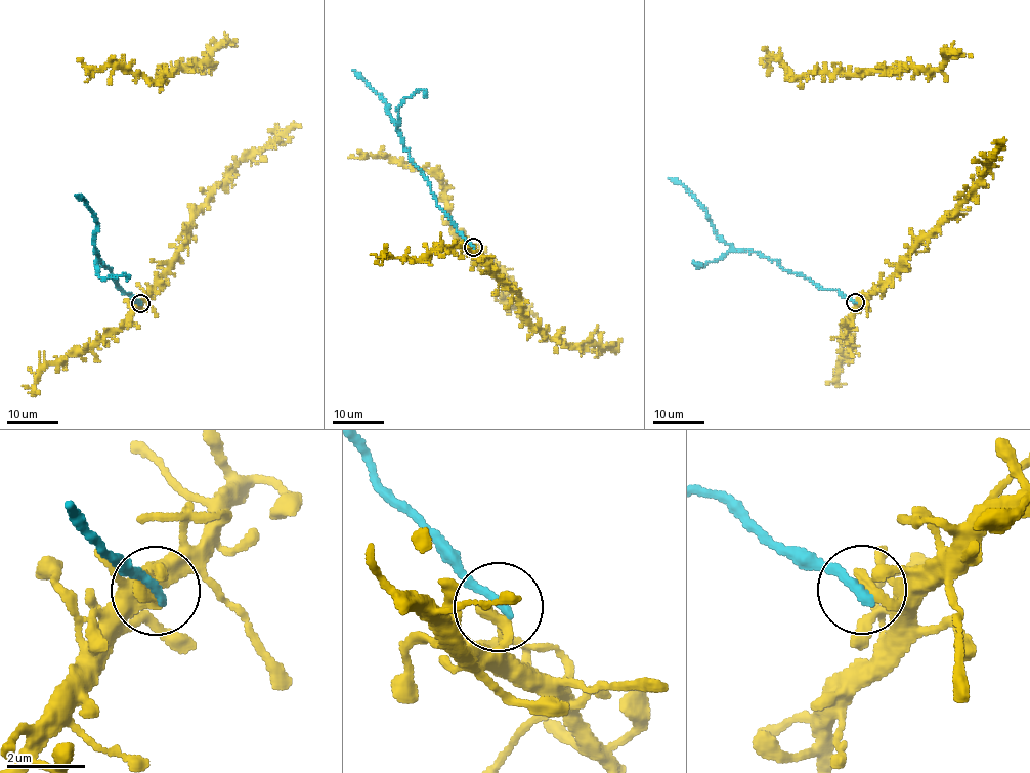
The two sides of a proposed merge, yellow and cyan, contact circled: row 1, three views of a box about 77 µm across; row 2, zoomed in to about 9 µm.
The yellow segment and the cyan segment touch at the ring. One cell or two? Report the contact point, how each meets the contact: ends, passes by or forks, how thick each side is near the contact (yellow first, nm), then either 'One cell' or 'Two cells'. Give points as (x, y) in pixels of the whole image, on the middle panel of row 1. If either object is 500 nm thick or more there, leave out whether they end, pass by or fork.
Place: (473, 247). At the ring yellow ends. At the ring cyan ends. Thickness 480 nm (yellow) against 260 nm. Two cells

